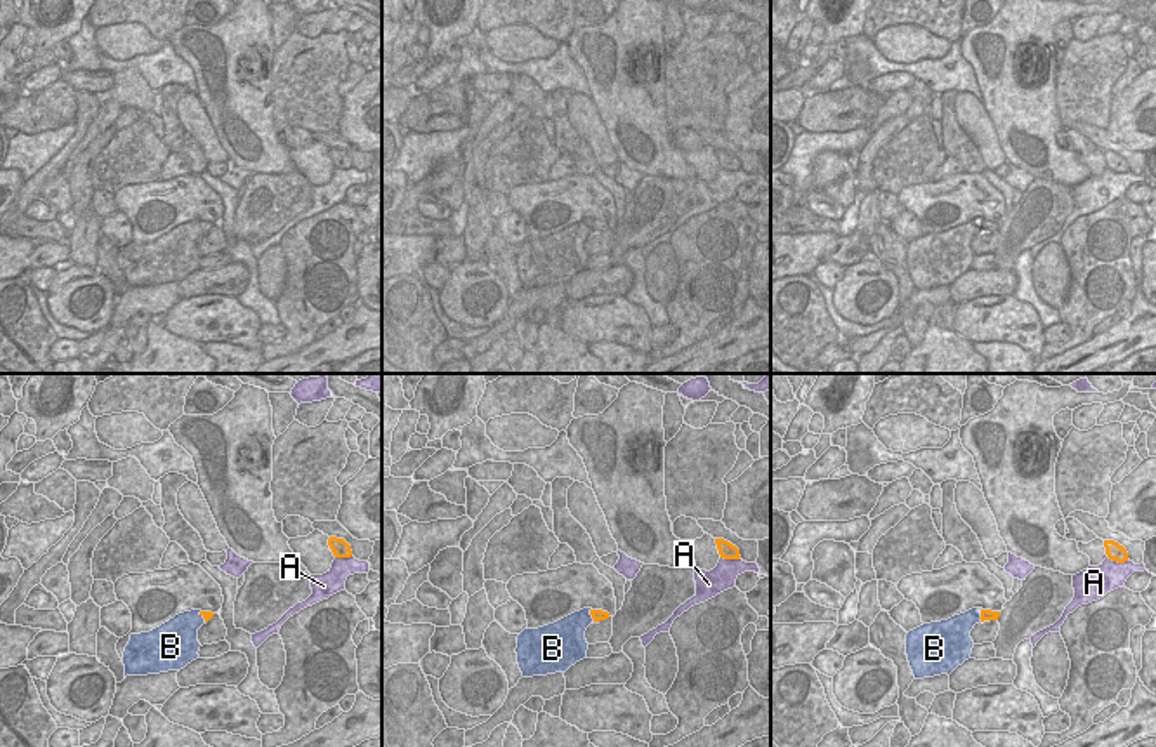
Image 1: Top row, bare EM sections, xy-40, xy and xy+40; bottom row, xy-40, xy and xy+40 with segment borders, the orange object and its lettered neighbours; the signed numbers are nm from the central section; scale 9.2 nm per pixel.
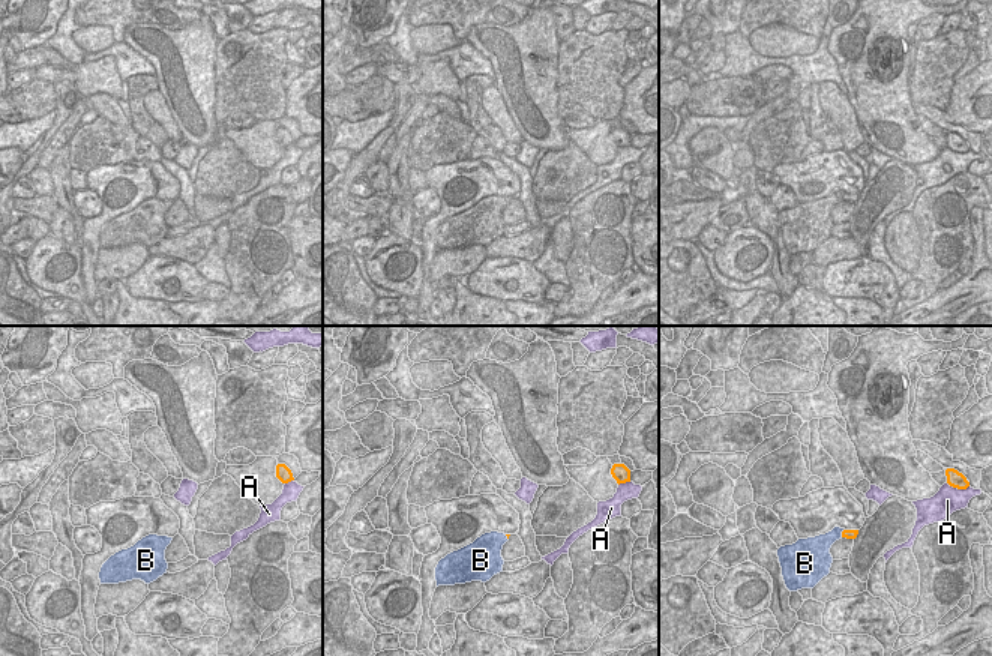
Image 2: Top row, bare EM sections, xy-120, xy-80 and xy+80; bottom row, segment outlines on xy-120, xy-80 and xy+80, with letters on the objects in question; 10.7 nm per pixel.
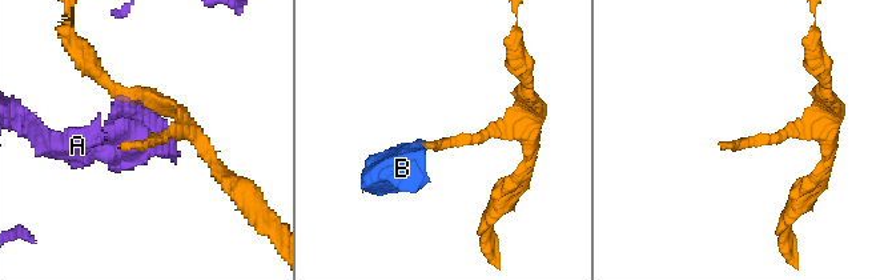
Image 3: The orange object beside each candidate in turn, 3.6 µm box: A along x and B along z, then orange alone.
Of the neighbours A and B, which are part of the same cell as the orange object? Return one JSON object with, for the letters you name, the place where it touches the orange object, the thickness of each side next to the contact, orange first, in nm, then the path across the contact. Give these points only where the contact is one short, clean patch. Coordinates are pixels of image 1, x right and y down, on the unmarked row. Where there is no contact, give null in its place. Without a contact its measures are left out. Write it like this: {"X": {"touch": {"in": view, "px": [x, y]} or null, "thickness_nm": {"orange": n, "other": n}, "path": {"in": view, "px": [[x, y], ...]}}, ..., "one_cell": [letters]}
{"B": {"touch": {"in": "xy+40", "px": [981, 226]}, "thickness_nm": {"orange": 100, "other": 240}, "path": {"in": "xy+40", "px": [[985, 224], [981, 226], [971, 228], [958, 238]]}}, "one_cell": ["B"]}

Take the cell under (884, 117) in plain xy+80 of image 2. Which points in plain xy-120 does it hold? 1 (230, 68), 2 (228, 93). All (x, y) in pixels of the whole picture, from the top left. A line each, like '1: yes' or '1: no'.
1: no
2: no

